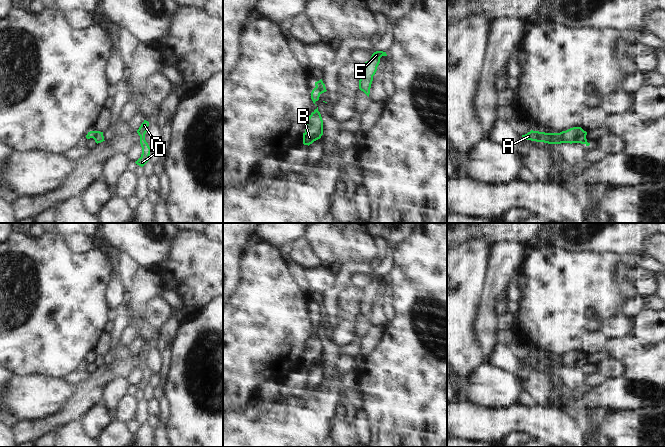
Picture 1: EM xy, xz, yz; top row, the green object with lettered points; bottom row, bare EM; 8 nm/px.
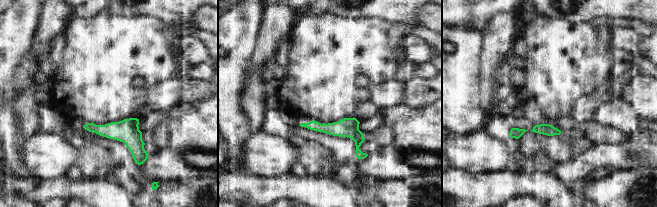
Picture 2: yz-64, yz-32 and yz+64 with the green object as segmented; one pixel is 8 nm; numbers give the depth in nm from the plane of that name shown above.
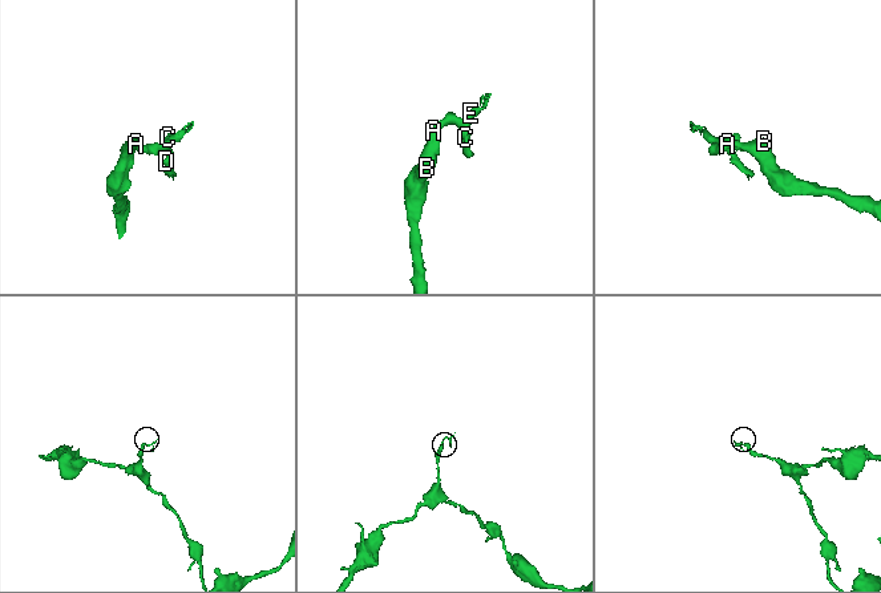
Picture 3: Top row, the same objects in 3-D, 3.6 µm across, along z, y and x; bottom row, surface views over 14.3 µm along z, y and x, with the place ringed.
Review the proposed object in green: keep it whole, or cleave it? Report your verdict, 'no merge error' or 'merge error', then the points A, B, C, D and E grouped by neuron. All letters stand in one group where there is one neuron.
merge error; groups A C D E / B

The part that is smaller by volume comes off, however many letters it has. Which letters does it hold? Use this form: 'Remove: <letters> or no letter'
Remove: A, C, D, E

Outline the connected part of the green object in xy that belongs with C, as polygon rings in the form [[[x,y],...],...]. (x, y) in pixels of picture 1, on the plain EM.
[[[144,344],[139,353],[137,354],[138,359],[140,360],[140,368],[142,371],[141,381],[135,386],[137,389],[143,391],[149,385],[149,379],[151,376],[151,372],[145,364],[145,358],[147,356],[147,352],[149,350],[149,346]]]

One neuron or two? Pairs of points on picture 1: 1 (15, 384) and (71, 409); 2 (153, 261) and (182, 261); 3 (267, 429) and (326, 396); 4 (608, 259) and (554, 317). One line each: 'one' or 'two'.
1: two
2: two
3: one
4: one

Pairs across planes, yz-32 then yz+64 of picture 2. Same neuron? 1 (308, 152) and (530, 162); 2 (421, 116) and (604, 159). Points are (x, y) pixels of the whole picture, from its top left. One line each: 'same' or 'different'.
1: different
2: same

